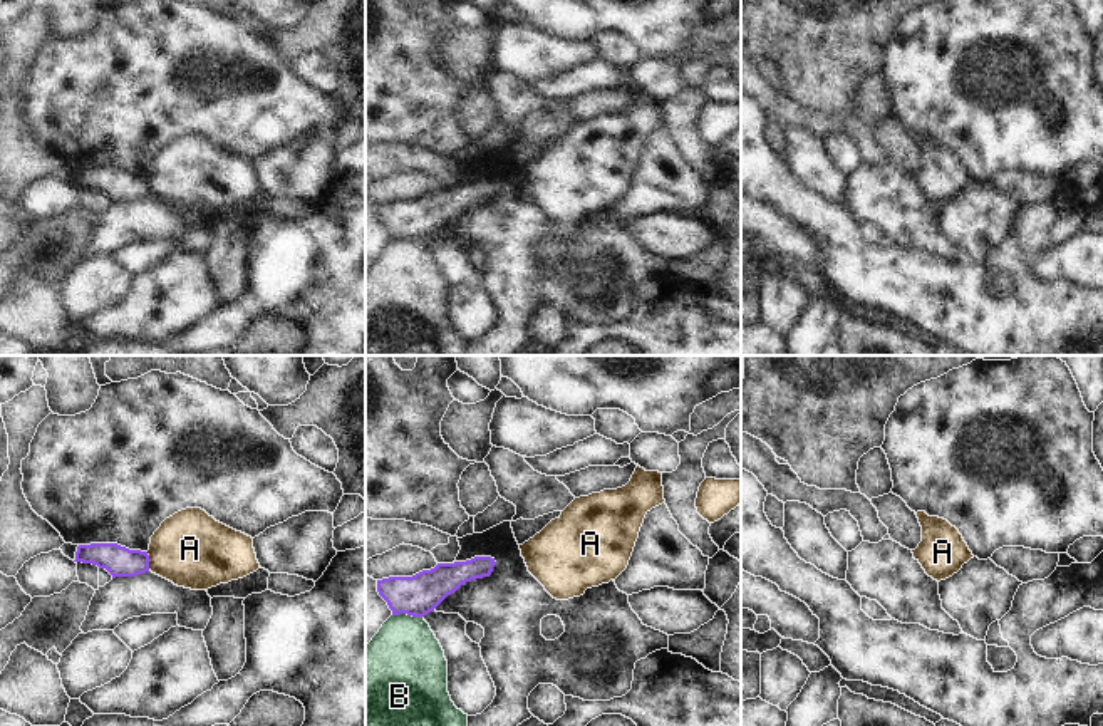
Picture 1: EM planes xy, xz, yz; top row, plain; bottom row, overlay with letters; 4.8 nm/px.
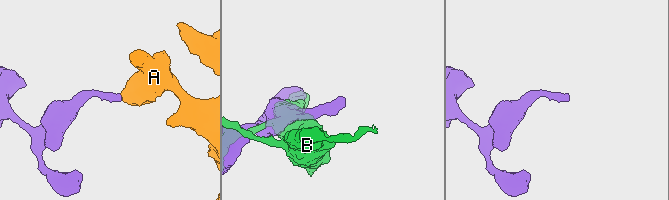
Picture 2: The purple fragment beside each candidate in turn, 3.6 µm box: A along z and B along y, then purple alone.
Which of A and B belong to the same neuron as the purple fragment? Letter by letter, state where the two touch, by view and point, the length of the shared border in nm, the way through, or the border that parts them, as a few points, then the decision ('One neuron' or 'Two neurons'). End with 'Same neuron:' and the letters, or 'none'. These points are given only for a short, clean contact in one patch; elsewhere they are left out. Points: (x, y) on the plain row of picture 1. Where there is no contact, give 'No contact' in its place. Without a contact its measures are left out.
A: Touches purple at xy (148, 185). Shared border 90 nm. Boundary: xy (146, 176), (150, 193). Two neurons
B: Touches purple at xz (408, 238). Shared border 150 nm. Two neurons
Same neuron: none

